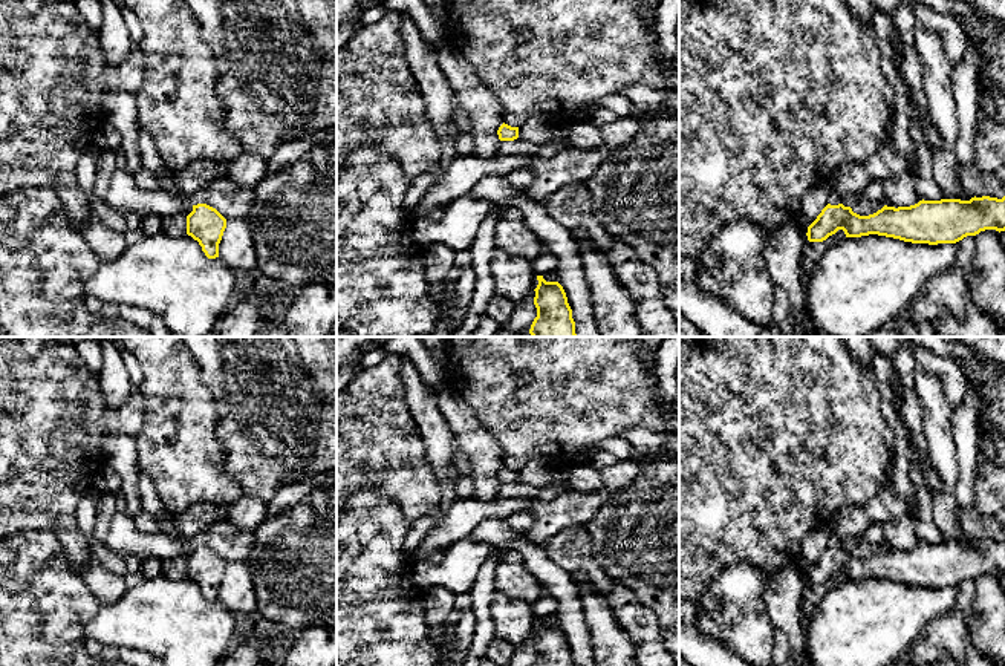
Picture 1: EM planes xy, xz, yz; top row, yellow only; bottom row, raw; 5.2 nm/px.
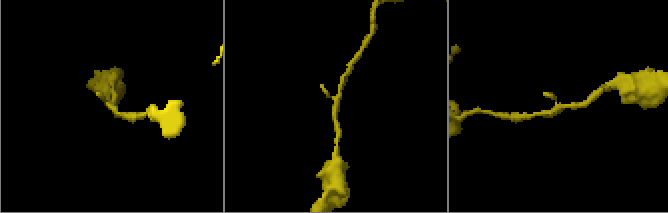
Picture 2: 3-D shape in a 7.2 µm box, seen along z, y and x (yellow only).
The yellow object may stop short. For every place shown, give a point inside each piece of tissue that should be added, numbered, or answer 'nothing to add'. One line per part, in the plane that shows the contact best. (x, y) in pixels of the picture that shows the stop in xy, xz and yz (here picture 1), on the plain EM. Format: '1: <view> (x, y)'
nothing to add

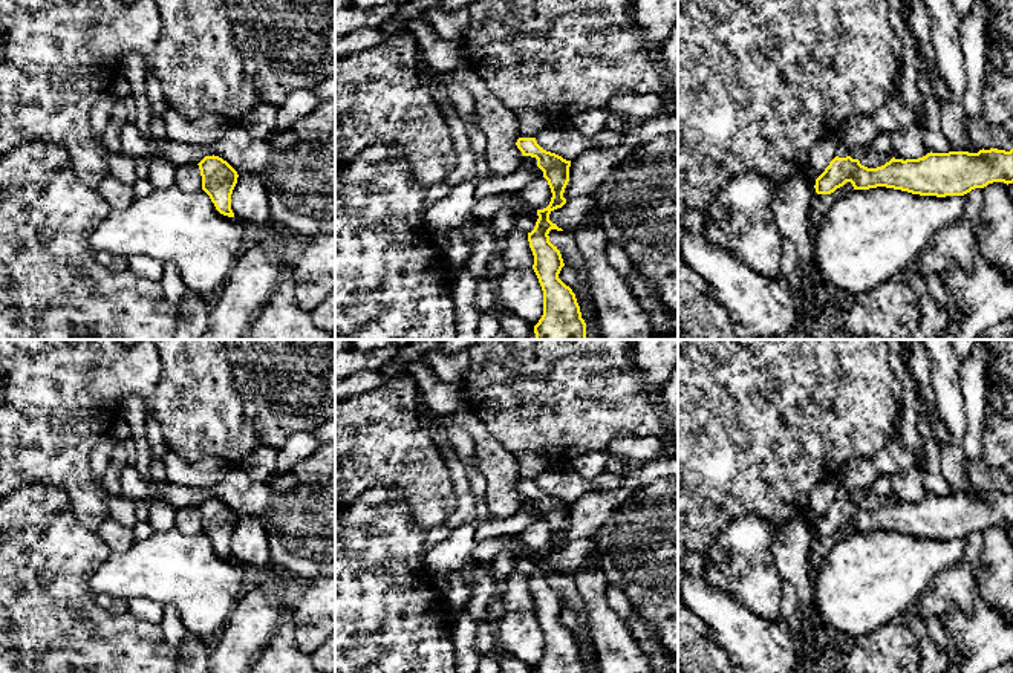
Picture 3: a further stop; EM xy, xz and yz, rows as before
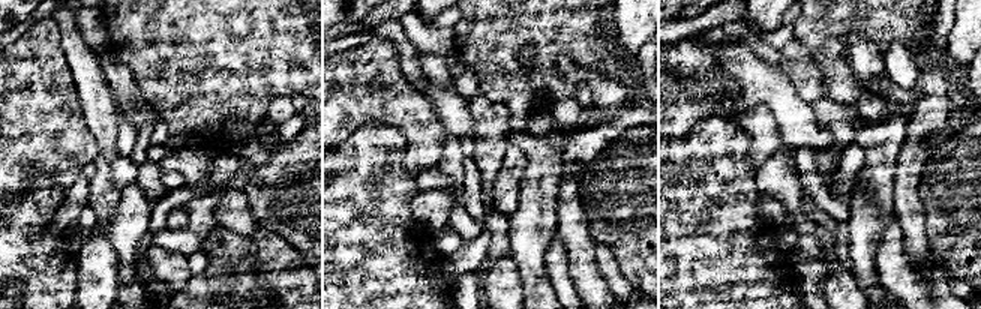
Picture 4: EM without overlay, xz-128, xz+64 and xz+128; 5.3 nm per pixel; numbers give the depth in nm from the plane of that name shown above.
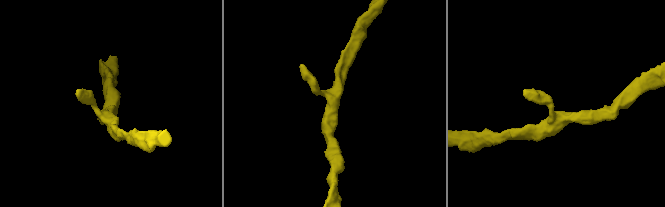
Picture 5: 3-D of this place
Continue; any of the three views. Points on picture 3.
nothing to add

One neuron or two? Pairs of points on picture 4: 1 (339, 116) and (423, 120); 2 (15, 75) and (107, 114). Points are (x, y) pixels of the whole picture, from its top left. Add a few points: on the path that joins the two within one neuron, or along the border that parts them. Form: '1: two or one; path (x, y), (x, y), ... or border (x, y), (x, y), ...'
1: one; path (360, 110), (402, 110)
2: two; border (69, 71), (84, 123), (95, 137)

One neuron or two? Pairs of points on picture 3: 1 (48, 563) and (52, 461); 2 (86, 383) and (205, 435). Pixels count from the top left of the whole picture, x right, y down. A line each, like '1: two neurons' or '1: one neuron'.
1: two neurons
2: two neurons

